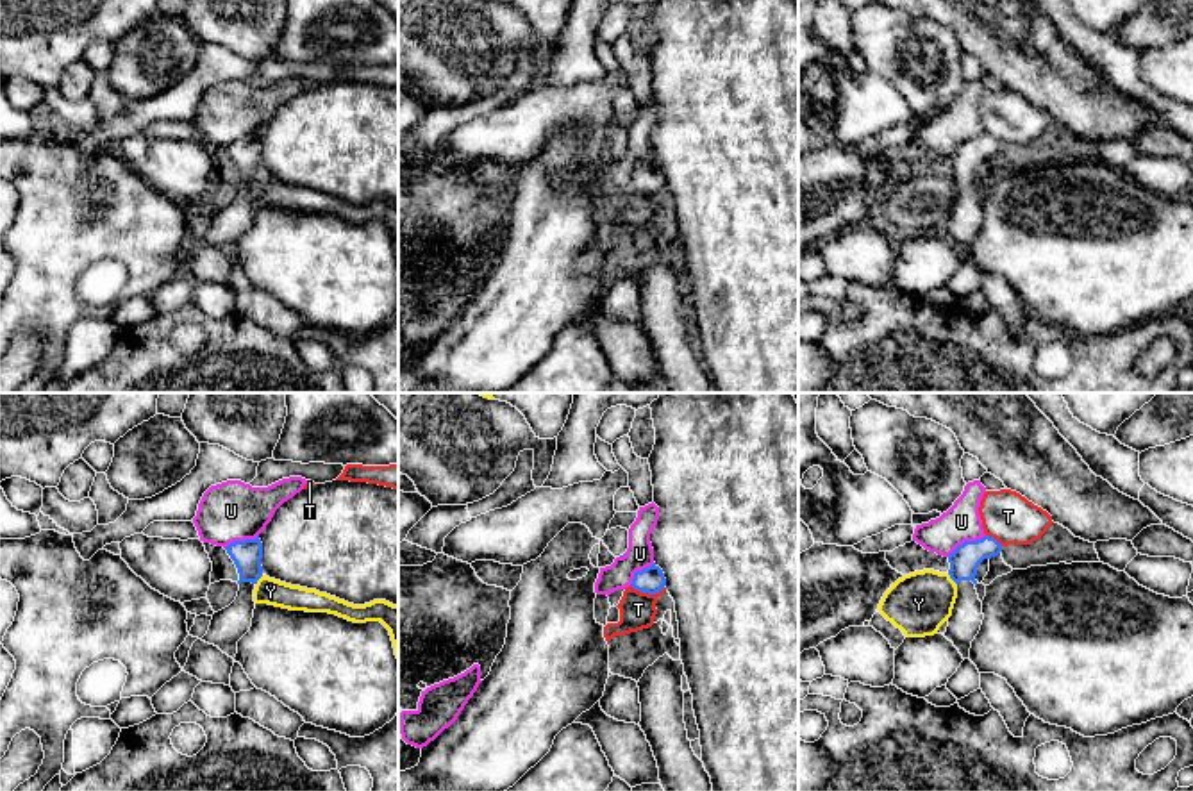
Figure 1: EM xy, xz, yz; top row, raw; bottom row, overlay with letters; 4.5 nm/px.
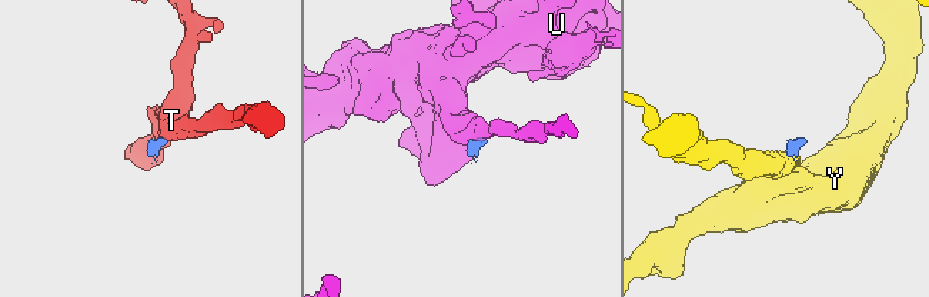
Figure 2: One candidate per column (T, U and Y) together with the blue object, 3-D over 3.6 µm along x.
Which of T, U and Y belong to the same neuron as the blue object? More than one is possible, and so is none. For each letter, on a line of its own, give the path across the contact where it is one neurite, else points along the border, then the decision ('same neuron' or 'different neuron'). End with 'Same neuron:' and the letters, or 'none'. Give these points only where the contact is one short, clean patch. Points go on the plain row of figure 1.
T: border xz (631, 184), (649, 193), (658, 193), (665, 188); different neuron
U: border yz (984, 134), (976, 140), (965, 140), (947, 156); different neuron
Y: border yz (947, 174), (956, 183); different neuron
Same neuron: none

